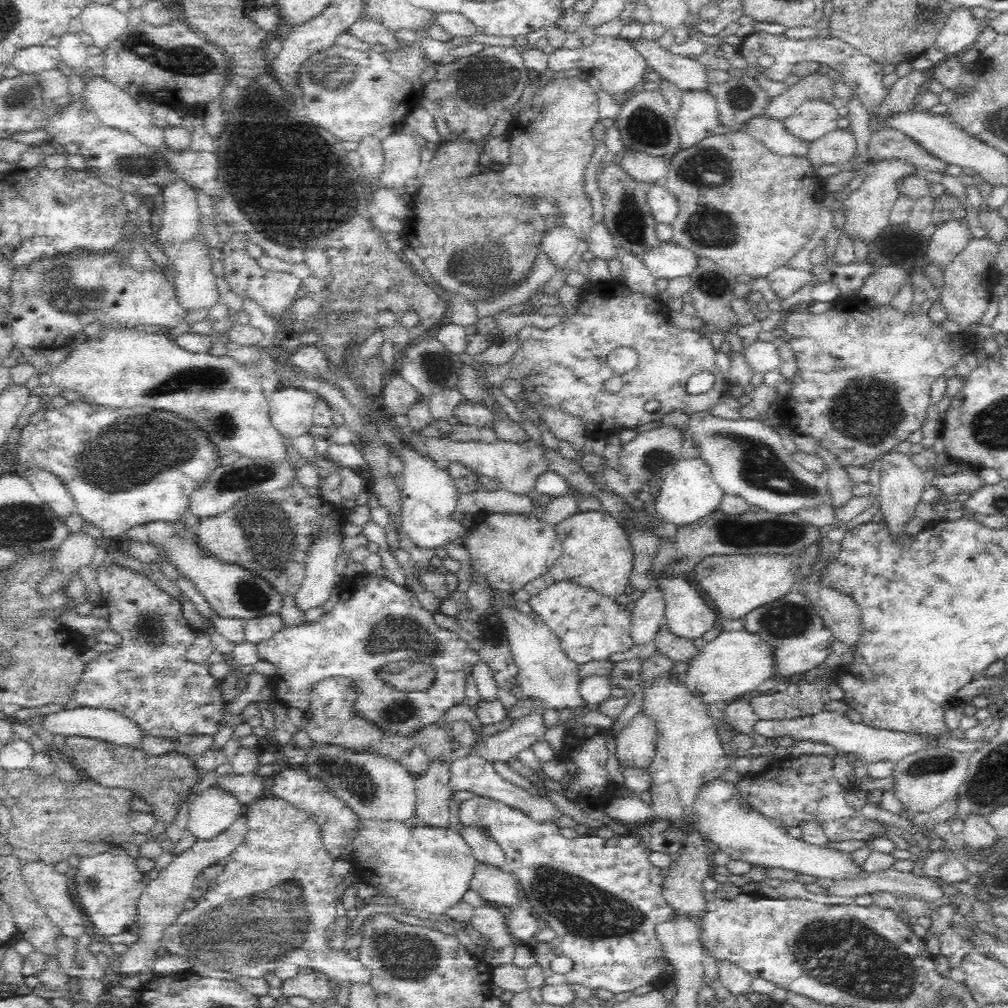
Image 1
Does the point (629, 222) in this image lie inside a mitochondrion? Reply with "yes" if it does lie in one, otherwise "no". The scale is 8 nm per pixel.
yes

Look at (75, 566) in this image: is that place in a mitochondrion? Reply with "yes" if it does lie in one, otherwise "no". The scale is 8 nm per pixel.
no

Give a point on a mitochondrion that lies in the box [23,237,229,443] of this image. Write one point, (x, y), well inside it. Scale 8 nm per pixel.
(62, 289)

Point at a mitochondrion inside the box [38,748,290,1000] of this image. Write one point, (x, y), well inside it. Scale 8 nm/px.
(94, 889)

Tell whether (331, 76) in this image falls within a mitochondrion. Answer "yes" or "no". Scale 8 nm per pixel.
yes

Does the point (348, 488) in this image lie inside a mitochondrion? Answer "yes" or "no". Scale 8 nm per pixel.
no

